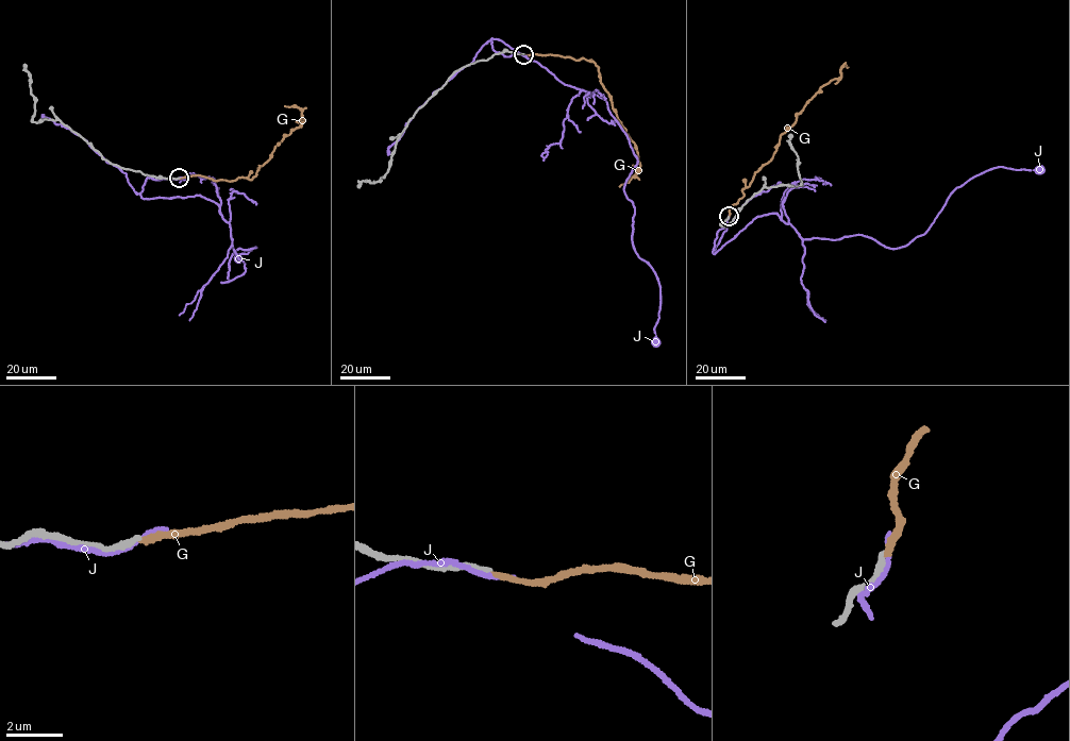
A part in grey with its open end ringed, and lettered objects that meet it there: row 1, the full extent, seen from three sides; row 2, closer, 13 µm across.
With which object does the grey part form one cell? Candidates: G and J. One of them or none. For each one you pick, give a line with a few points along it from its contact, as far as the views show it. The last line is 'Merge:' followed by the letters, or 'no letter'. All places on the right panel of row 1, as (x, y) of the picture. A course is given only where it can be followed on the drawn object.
Merge: no letter

